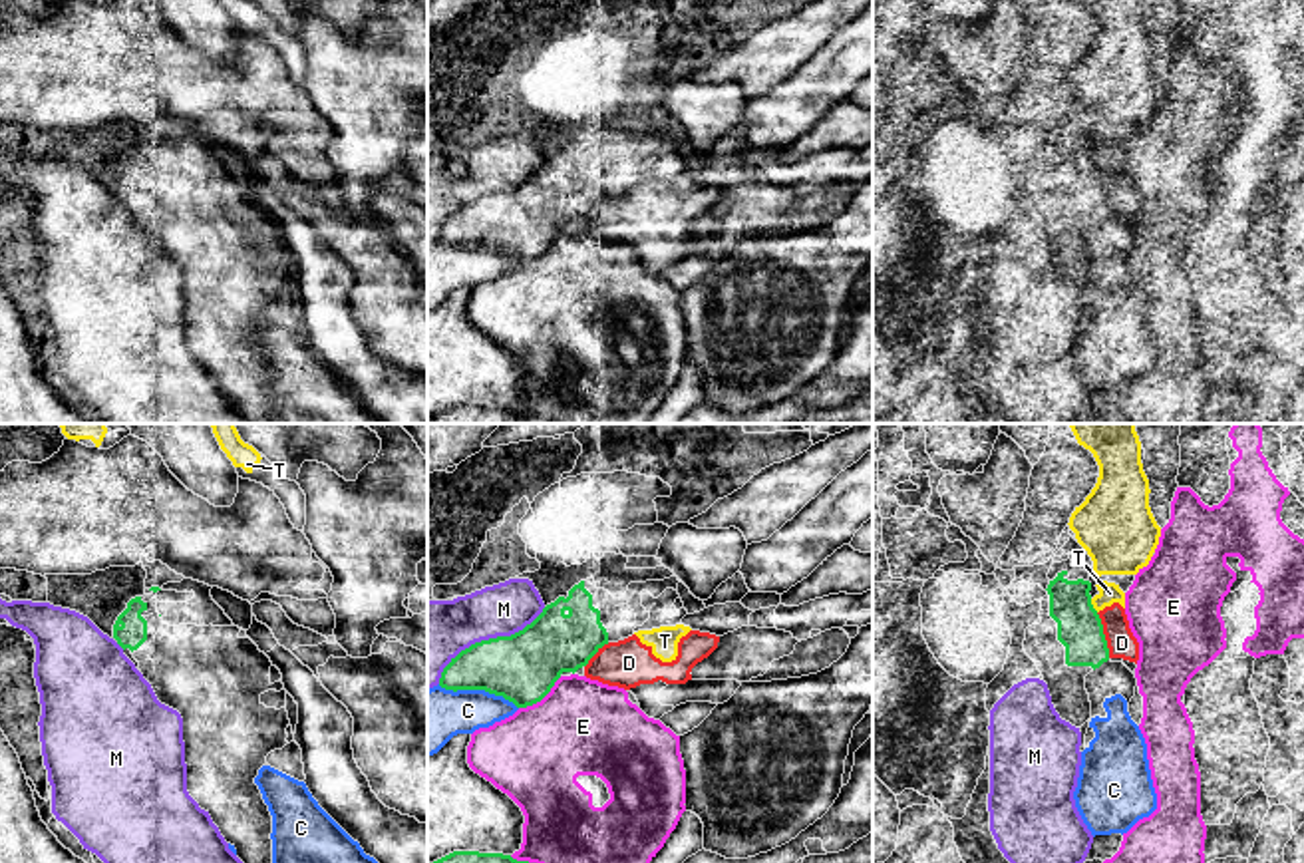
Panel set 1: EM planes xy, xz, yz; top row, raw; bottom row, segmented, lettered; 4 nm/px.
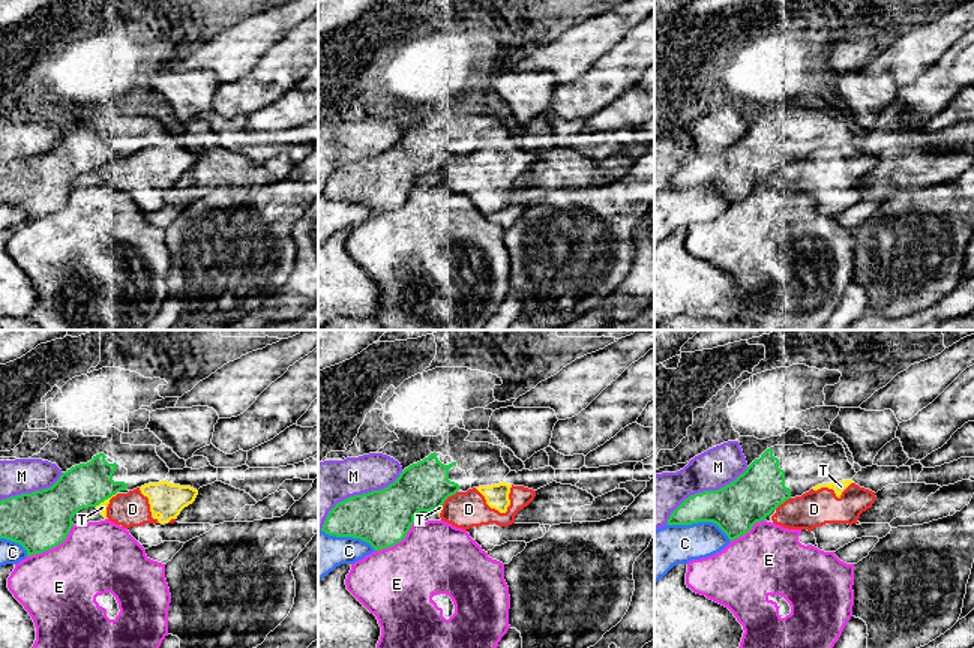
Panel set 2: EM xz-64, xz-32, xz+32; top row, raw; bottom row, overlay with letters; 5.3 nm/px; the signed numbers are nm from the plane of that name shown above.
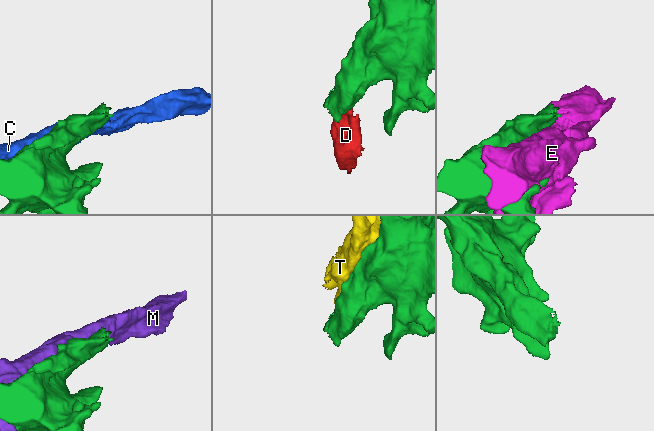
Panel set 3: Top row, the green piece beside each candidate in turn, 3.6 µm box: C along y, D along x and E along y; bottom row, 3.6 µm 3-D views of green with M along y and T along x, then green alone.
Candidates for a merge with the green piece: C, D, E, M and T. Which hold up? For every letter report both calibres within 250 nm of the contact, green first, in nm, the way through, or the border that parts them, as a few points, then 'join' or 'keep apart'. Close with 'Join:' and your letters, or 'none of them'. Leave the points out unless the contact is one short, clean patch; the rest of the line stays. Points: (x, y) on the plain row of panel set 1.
C: 280 nm thick on the green side, 240 nm on the other; keep apart
D: 180 nm thick on the green side, 120 nm on the other; keep apart
E: 280 nm thick on the green side, 380 nm on the other; keep apart
M: 280 nm thick on the green side, 280 nm on the other; keep apart
T: 180 nm thick on the green side, 90 nm on the other; keep apart
Join: none of them

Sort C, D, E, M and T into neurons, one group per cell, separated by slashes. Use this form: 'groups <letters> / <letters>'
groups C / D T / E / M

